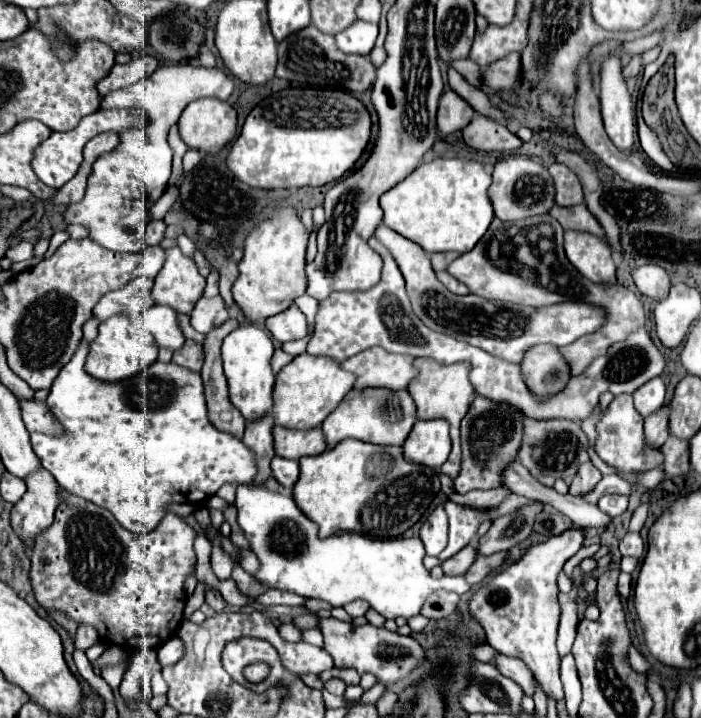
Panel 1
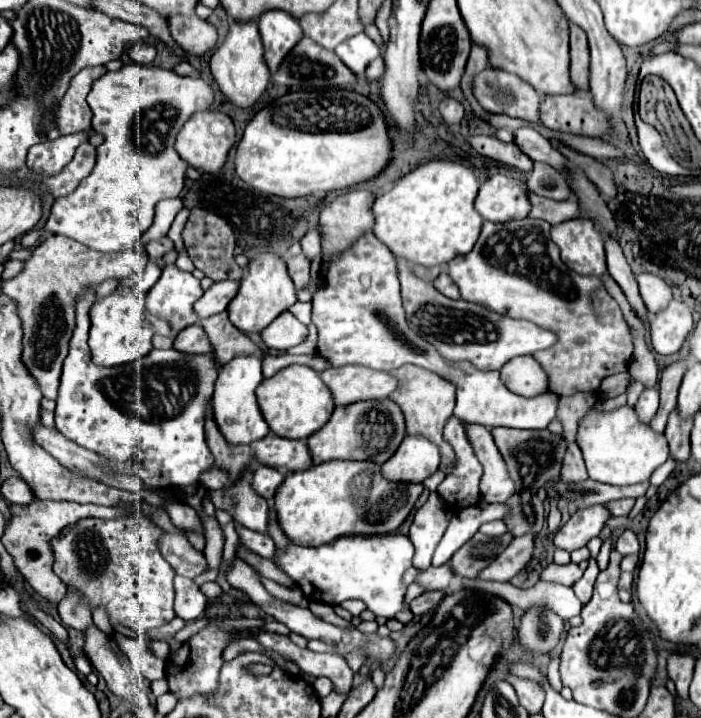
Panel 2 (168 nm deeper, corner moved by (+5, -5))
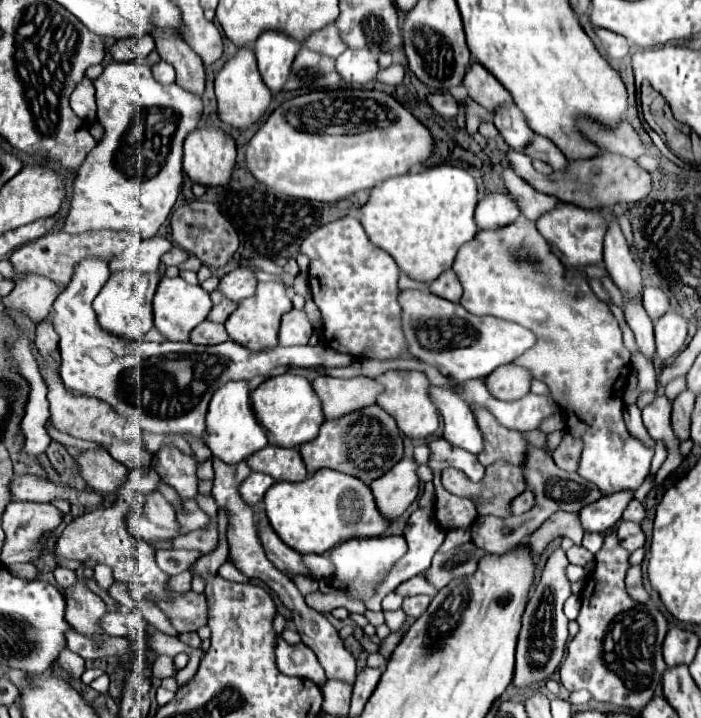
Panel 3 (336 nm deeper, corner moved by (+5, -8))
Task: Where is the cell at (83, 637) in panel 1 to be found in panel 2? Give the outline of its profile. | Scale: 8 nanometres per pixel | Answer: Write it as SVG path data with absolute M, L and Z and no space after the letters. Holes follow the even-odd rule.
M66 588L66 596L58 604L58 614L64 624L76 628L76 630L86 630L92 624L92 614L86 604L82 604L82 596L74 592L74 588Z

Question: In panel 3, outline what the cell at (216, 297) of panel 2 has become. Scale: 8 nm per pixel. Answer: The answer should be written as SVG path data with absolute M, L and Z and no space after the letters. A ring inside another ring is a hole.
M234 269L234 271L226 273L226 275L220 279L218 291L220 291L226 299L238 303L238 301L254 295L256 283L258 283L258 281L256 281L256 277L252 275L252 271L248 271L248 269Z

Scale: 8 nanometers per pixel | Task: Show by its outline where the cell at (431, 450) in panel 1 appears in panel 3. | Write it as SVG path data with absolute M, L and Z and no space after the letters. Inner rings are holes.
M404 457L386 475L378 477L370 485L374 497L378 499L378 505L382 507L382 515L390 515L392 519L400 517L416 499L420 487L416 469L418 463L414 459Z

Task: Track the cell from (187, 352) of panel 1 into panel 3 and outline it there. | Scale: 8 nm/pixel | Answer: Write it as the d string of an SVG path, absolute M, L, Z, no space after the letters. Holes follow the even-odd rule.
M204 321L190 333L190 343L194 345L218 345L228 341L228 333L224 327L218 327L218 323Z

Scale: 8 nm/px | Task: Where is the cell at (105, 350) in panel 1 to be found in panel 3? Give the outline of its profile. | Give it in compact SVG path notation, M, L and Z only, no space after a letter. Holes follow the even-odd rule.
M126 269L120 273L110 275L98 297L94 299L94 311L98 315L100 327L126 341L144 341L146 333L154 327L154 315L152 315L152 297L154 289L158 285L156 275L142 275L138 271Z

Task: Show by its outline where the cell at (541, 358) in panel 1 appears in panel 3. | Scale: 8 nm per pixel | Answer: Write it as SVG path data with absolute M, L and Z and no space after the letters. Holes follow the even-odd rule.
M514 363L502 365L486 377L486 385L490 385L490 391L494 391L498 399L506 401L514 401L528 395L530 383L532 383L532 373L526 367Z

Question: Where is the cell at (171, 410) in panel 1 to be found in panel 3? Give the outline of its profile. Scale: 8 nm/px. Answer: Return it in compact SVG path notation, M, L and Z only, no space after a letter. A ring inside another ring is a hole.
M86 259L78 263L78 269L74 269L74 279L70 281L70 287L58 295L58 299L52 305L50 311L50 321L54 323L58 335L60 335L60 355L62 355L62 365L60 365L60 377L64 385L72 391L78 391L84 397L94 397L98 401L108 403L120 417L134 417L134 423L142 427L142 431L152 431L152 433L176 433L176 435L192 435L196 439L202 439L206 433L206 411L208 403L212 399L212 393L216 391L218 385L234 379L252 379L256 375L268 375L270 369L276 365L286 365L286 367L340 367L352 363L348 355L338 355L336 351L330 351L324 343L318 345L302 345L302 347L266 347L260 351L250 351L244 345L238 345L236 341L228 339L222 345L212 345L212 347L202 347L202 345L192 345L192 343L122 343L122 339L114 339L114 335L106 335L98 327L94 309L92 309L92 299L100 293L104 283L108 281L110 271L108 263L102 263L100 259Z

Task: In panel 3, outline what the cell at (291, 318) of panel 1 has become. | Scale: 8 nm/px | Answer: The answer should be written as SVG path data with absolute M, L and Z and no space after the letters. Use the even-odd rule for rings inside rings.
M292 309L282 317L278 333L280 345L306 345L310 335L312 335L312 325L304 311Z

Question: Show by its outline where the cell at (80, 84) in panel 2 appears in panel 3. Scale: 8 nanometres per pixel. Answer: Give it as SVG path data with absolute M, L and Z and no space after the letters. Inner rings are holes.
M84 77L78 87L74 89L74 93L70 95L70 107L72 111L88 125L92 125L96 121L96 103L94 103L94 81Z

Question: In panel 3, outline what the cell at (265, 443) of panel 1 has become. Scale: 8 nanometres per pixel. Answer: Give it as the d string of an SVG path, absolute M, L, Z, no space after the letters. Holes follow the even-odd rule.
M258 513L258 537L260 543L266 551L266 557L280 569L286 571L288 575L292 573L308 573L302 565L302 557L298 551L294 551L292 547L288 547L278 535L276 531L270 527L268 519L264 513Z

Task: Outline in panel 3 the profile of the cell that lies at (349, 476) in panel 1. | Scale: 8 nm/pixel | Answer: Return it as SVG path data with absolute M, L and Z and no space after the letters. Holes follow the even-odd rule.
M320 469L298 483L274 483L264 495L264 509L278 537L298 553L326 553L352 537L378 537L394 523L380 513L372 489L364 481L334 469Z

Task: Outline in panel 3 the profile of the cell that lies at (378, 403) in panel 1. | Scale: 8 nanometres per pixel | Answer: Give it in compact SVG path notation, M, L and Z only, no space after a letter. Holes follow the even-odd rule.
M370 405L338 419L326 419L320 427L318 437L300 445L300 455L310 475L318 469L328 467L350 473L370 485L402 459L402 435L396 421L382 407Z

